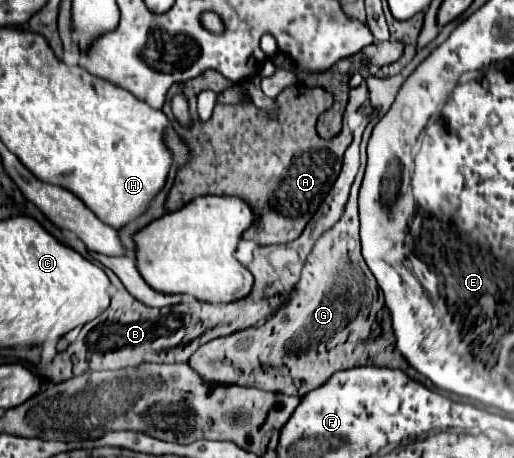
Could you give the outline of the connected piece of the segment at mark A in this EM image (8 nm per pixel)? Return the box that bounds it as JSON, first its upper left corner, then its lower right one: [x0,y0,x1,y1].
[161,70,353,246]

